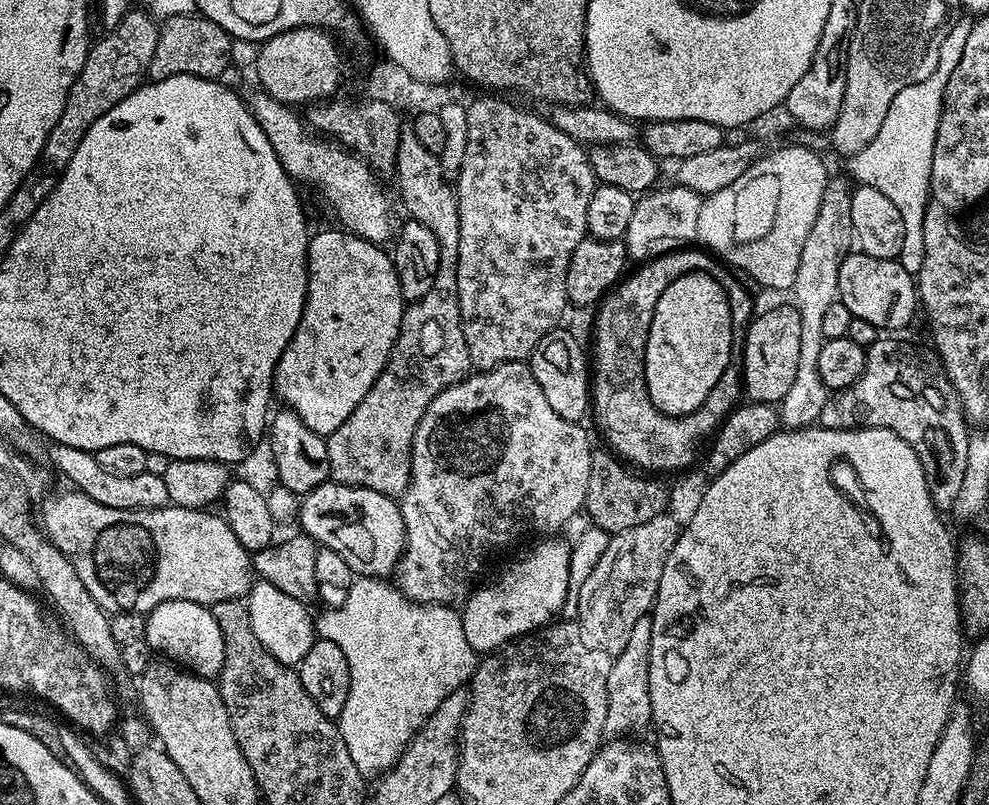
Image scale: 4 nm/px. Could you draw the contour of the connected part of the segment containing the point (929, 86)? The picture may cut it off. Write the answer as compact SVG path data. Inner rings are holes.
M957 19L946 34L946 42L942 42L942 54L934 74L914 86L906 86L890 102L890 110L886 110L886 118L878 134L874 134L874 142L870 142L862 150L858 150L847 161L852 171L851 179L866 186L874 186L898 206L898 214L902 214L902 226L906 226L906 239L902 242L902 254L898 257L901 266L913 274L922 270L924 261L924 215L928 205L928 187L932 173L934 158L934 142L938 134L938 122L944 109L944 91L946 82L950 82L950 74L962 59L962 50L966 50L966 38L970 38L973 21Z

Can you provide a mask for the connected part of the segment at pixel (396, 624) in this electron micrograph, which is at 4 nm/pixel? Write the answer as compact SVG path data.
M361 576L353 579L348 587L346 602L342 602L337 608L324 610L324 613L320 617L317 615L314 621L315 635L319 639L337 644L342 649L342 654L346 654L346 662L350 662L350 694L346 694L346 706L342 706L338 727L346 742L346 750L350 750L350 758L354 758L354 766L358 766L358 770L366 778L379 777L396 765L405 748L411 744L412 737L428 721L430 714L438 710L438 706L450 693L461 691L471 681L478 663L478 654L472 649L470 642L466 642L466 630L462 630L462 615L455 607L447 604L417 604L415 600L409 600L395 583L384 578Z

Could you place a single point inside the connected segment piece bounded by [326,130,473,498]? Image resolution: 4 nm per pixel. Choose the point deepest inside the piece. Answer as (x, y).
(373, 449)

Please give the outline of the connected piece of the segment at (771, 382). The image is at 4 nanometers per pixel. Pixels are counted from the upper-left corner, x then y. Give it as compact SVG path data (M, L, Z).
M791 303L768 308L757 315L748 326L744 339L742 361L742 392L753 404L779 405L786 398L798 371L798 349L802 343L802 322Z

